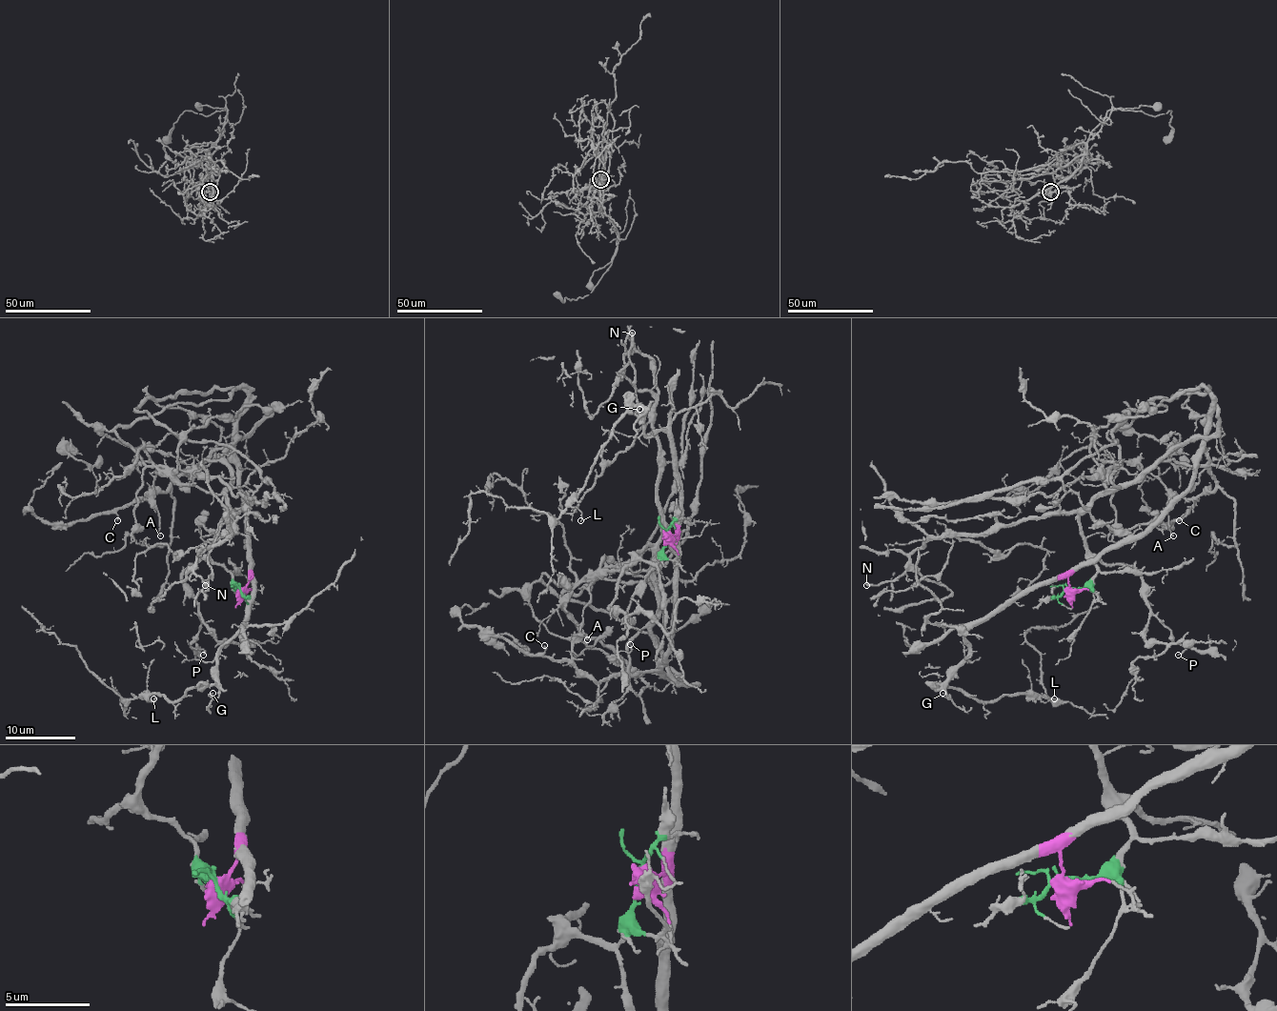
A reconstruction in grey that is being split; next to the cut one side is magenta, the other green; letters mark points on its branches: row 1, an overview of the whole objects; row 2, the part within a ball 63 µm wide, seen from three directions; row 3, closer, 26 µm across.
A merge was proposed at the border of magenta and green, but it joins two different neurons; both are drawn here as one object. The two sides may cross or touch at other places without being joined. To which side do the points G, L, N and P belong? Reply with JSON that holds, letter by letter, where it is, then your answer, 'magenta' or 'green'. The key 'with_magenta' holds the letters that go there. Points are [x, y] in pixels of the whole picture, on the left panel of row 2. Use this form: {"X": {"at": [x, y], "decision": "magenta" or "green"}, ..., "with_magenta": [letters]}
{"G": {"at": [212, 693], "decision": "magenta"}, "L": {"at": [153, 698], "decision": "magenta"}, "N": {"at": [205, 585], "decision": "green"}, "P": {"at": [203, 655], "decision": "green"}, "with_magenta": ["G", "L"]}

